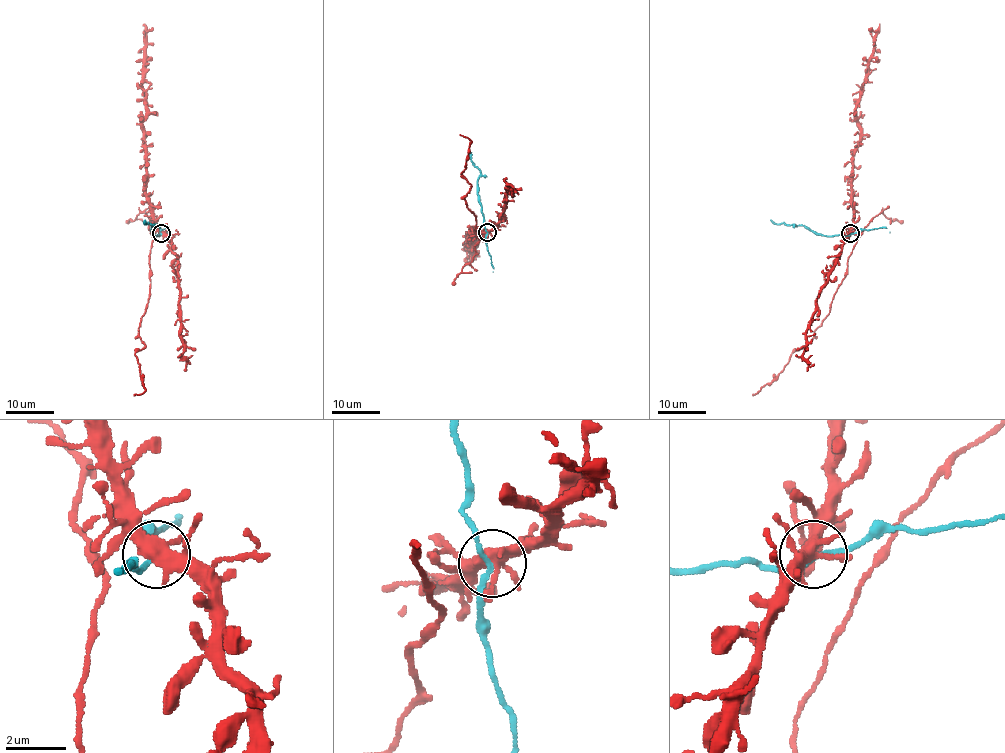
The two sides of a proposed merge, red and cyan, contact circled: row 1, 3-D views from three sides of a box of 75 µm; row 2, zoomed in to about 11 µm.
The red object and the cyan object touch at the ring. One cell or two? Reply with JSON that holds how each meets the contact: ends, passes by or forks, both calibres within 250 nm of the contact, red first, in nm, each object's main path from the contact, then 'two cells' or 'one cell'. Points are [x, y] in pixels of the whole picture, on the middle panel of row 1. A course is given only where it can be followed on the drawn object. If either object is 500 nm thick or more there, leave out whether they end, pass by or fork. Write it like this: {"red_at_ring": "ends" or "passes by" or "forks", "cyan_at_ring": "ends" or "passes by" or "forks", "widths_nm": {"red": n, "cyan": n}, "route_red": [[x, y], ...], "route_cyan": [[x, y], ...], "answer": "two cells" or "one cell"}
{"red_at_ring": "forks", "cyan_at_ring": "passes by", "widths_nm": {"red": 400, "cyan": 150}, "route_red": [[488, 232], [479, 236], [477, 242], [477, 221], [465, 197], [471, 185], [461, 174], [471, 141], [460, 134]], "route_cyan": [[488, 232], [477, 186], [480, 171], [471, 159], [471, 152]], "answer": "one cell"}

